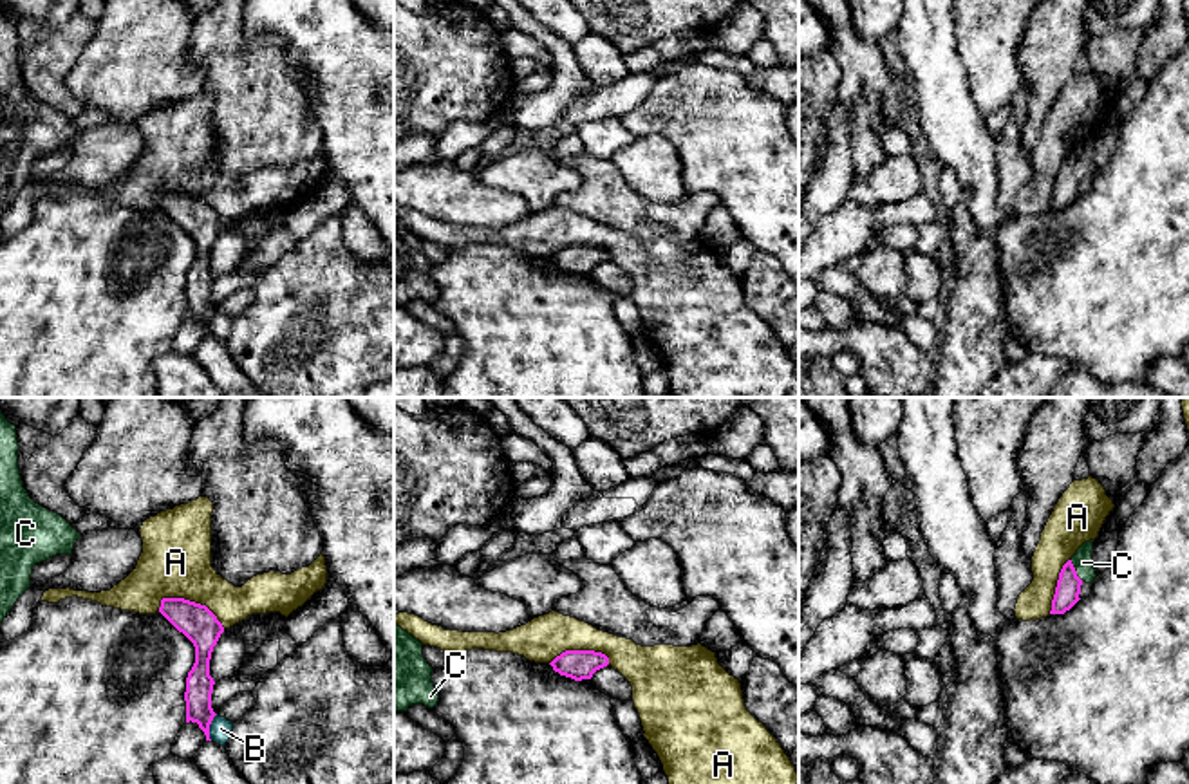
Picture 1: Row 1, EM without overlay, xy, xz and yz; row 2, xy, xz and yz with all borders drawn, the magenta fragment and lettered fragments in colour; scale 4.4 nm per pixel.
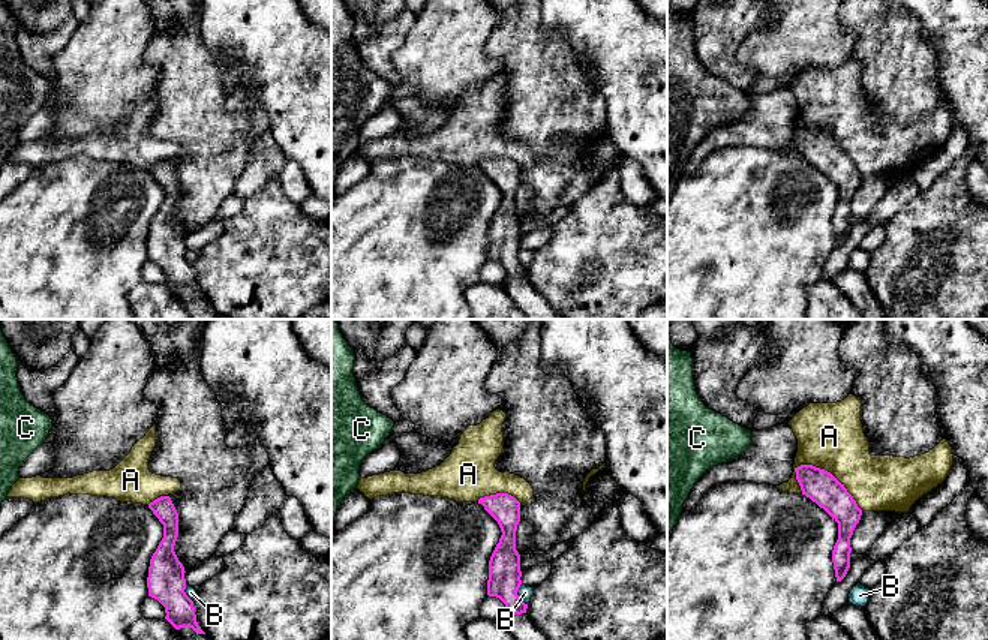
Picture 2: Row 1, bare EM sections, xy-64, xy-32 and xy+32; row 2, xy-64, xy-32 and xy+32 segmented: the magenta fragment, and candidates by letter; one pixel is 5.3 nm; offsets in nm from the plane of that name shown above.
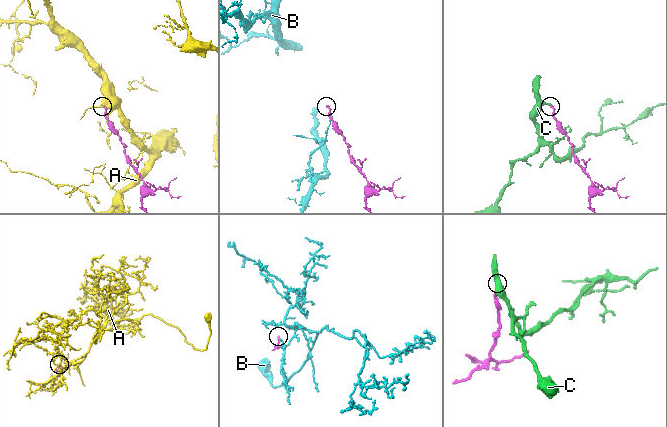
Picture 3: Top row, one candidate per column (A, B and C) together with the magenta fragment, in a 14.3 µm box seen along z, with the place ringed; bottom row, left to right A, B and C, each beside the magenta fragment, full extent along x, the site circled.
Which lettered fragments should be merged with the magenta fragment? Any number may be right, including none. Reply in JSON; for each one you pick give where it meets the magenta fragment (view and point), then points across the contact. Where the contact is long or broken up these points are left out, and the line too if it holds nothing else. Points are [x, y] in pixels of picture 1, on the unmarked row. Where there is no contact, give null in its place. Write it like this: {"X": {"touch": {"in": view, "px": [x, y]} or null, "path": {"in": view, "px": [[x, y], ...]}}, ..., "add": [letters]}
{"C": {"touch": {"in": "yz", "px": [1074, 165]}, "path": {"in": "yz", "px": [[1068, 181], [1074, 165], [1083, 158]]}}, "add": ["C"]}

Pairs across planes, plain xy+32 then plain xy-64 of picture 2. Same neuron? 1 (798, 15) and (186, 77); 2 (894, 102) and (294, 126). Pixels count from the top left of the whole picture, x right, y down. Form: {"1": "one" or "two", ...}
{"1": "two", "2": "two"}

